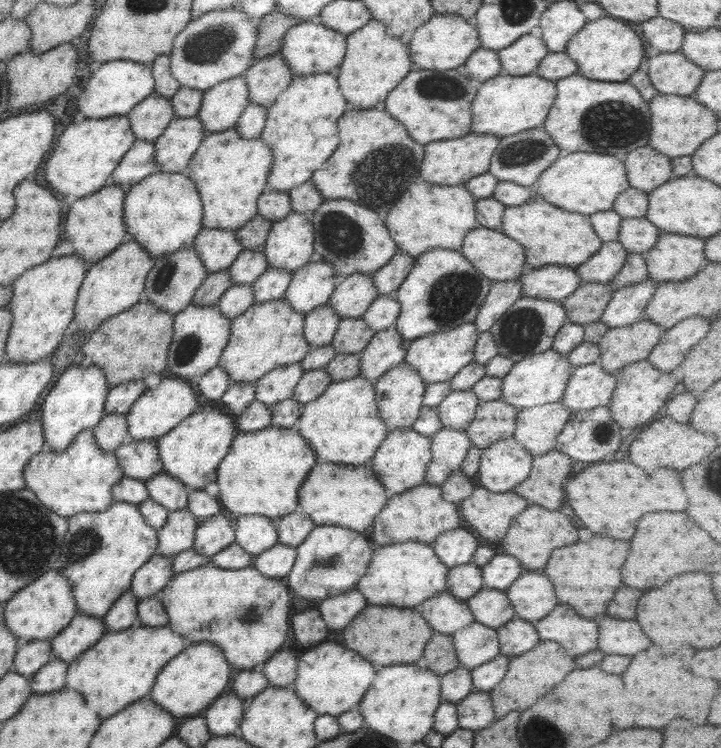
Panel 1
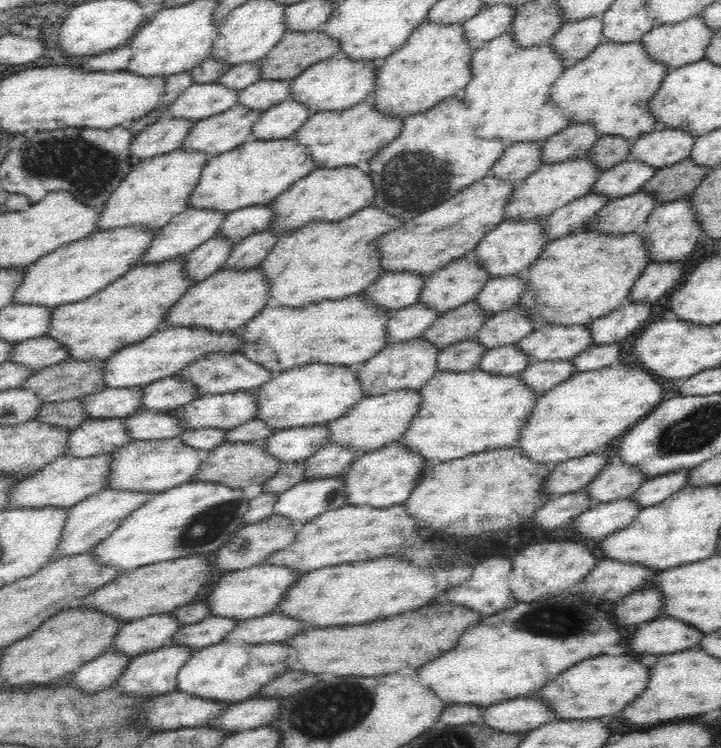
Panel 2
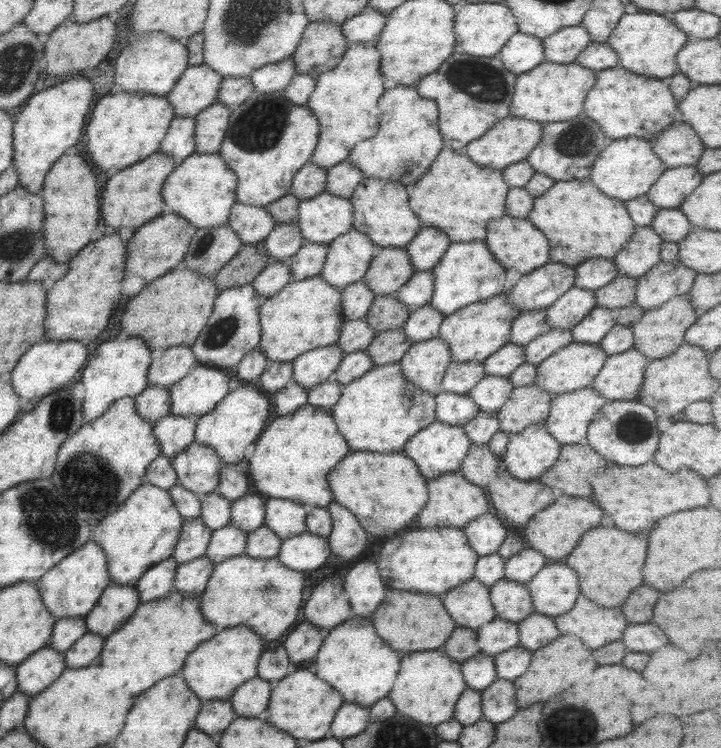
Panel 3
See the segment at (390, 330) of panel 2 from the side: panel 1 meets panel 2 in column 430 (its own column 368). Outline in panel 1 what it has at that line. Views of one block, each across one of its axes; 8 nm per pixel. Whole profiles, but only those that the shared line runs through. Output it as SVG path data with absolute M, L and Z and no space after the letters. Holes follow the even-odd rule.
M378 294L360 318L376 333L391 327L399 311L399 303L395 300L394 294Z

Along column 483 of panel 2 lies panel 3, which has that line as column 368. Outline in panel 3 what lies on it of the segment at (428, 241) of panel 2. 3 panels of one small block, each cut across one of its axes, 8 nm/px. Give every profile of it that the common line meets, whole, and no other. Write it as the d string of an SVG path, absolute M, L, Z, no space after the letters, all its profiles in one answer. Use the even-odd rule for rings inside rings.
M362 178L348 198L353 206L351 229L365 234L375 246L381 248L404 248L422 227L419 218L407 206L407 192L401 184Z

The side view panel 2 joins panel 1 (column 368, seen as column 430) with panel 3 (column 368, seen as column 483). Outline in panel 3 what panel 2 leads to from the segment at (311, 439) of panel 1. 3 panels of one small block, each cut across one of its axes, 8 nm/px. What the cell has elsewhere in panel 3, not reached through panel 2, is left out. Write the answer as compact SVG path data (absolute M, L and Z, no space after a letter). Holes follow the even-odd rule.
M398 362L373 366L360 378L345 383L341 388L340 398L334 402L329 414L350 452L401 452L411 436L434 422L434 396L406 382L401 377Z

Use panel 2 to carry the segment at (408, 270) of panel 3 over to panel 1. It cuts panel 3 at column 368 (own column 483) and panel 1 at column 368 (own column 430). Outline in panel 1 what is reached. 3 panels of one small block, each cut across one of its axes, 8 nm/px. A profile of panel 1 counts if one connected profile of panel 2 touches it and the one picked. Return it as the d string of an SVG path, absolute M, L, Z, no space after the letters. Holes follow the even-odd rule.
M355 272L340 278L326 304L341 319L359 319L377 295L371 275Z

